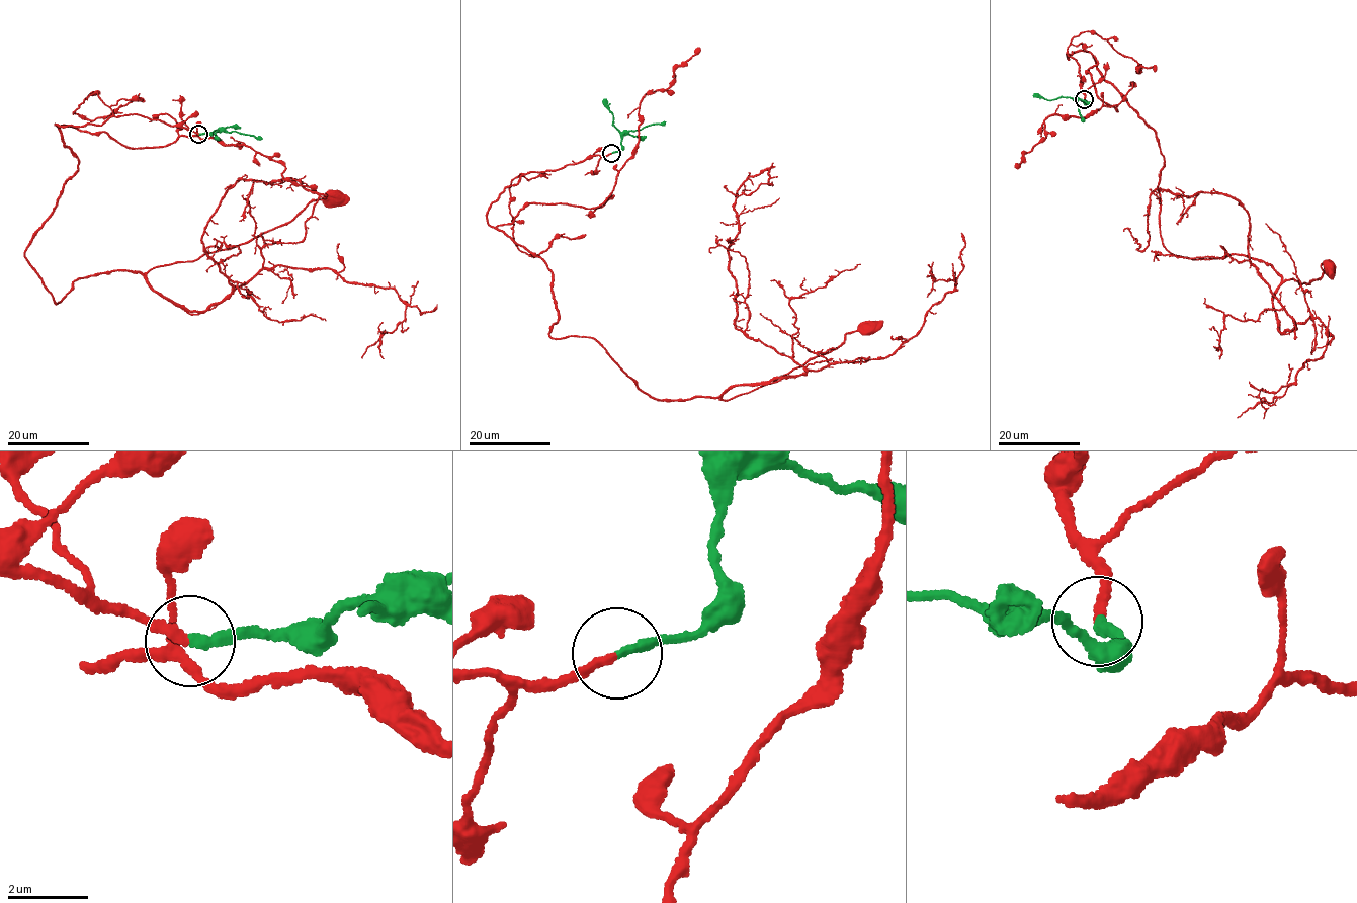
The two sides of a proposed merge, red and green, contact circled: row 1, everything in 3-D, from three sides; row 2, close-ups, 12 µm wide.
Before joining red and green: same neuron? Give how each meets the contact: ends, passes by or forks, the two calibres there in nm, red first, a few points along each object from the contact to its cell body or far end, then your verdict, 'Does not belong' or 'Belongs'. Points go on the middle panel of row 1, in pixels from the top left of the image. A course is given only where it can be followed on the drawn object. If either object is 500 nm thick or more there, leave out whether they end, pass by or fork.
At the ring red ends. At the ring green ends. Thickness 220 nm (red) against 240 nm. Course of red: (611, 153), (522, 174), (489, 210), (552, 272), (549, 336), (595, 339), (652, 397), (727, 400), (870, 327). Course of green: (611, 153), (618, 152), (622, 137), (630, 131), (665, 121). Belongs

